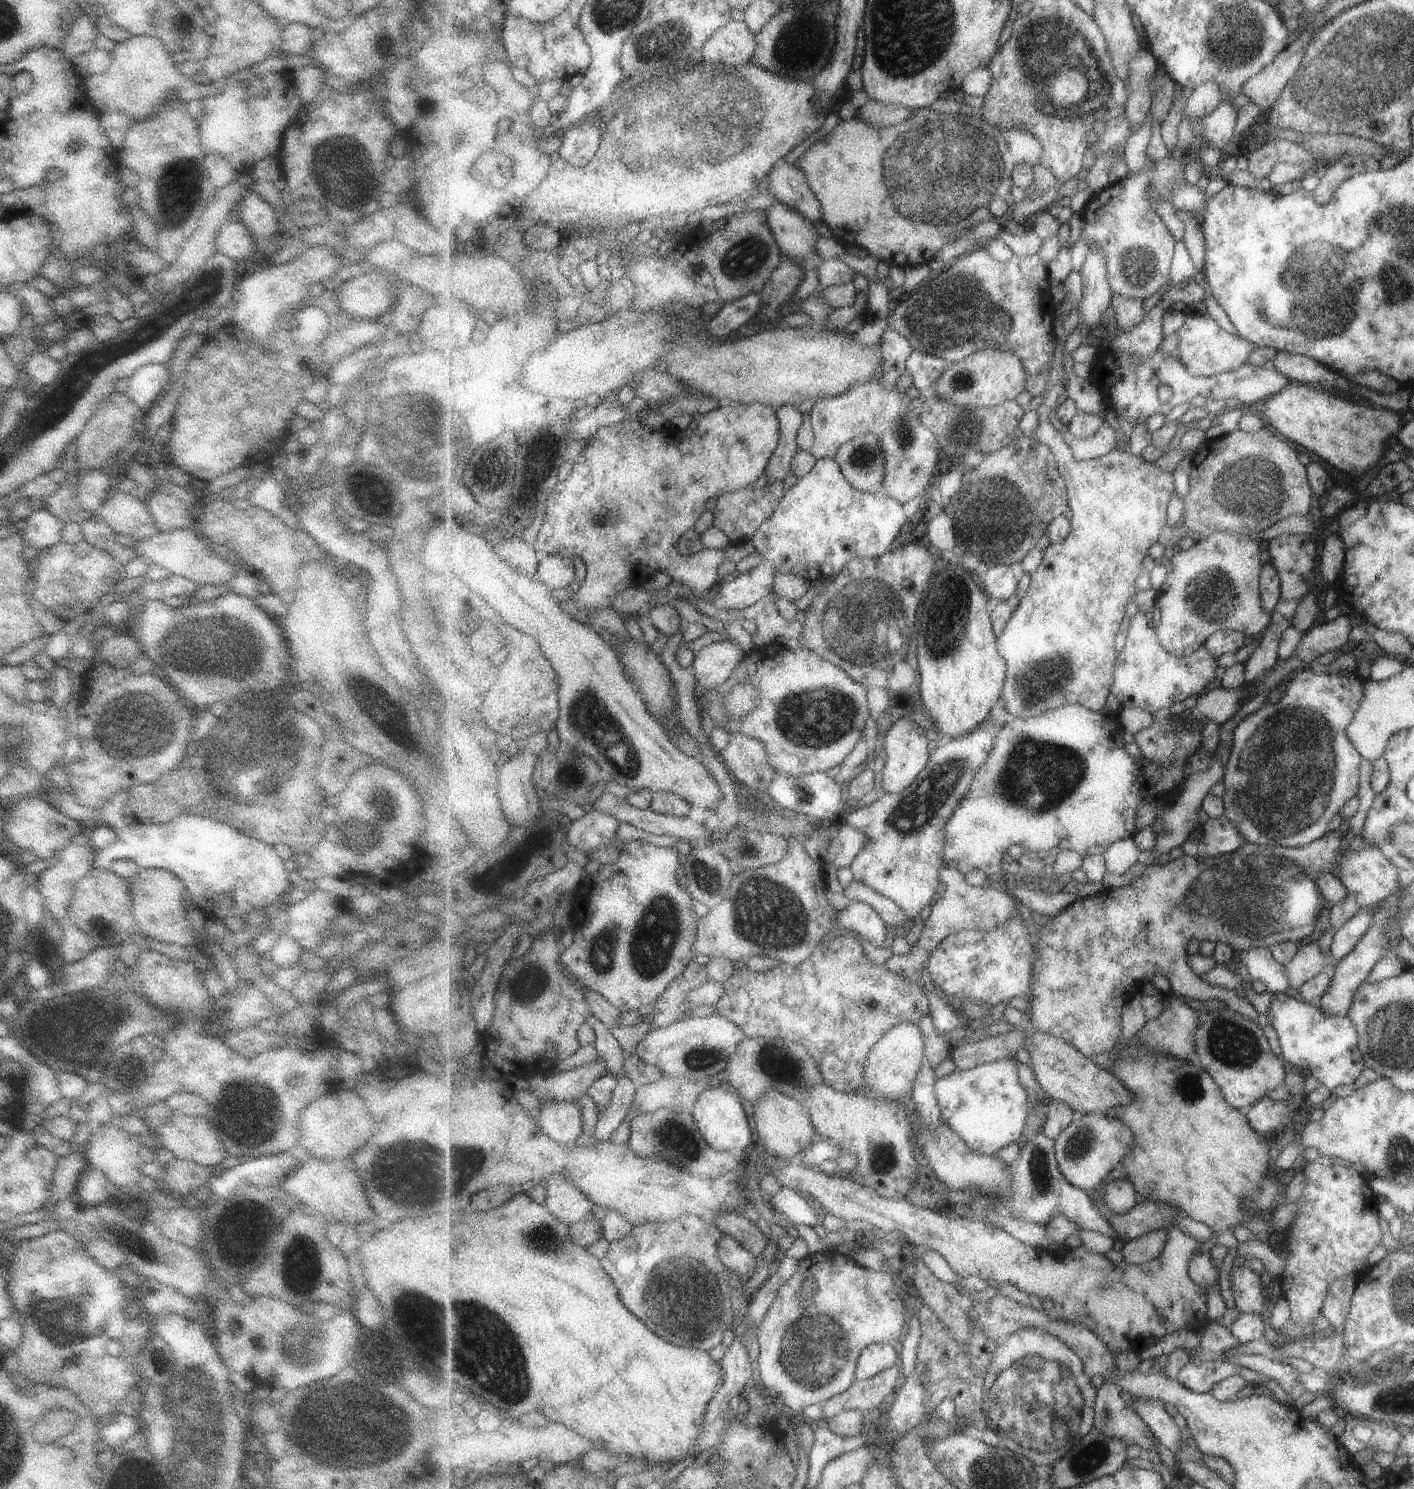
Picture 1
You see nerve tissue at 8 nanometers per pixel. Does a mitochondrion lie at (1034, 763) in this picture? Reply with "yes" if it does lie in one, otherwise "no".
yes

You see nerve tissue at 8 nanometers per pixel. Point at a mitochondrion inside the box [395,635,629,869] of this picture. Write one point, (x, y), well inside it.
(572, 775)

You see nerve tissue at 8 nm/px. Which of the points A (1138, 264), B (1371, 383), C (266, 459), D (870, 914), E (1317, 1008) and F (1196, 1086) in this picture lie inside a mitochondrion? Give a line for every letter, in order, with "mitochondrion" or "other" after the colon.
A: mitochondrion
B: other
C: other
D: other
E: other
F: mitochondrion

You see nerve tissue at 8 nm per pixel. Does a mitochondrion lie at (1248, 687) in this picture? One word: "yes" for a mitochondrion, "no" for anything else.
no

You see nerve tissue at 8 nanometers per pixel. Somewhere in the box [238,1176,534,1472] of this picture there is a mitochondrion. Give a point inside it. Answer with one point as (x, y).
(345, 1418)

